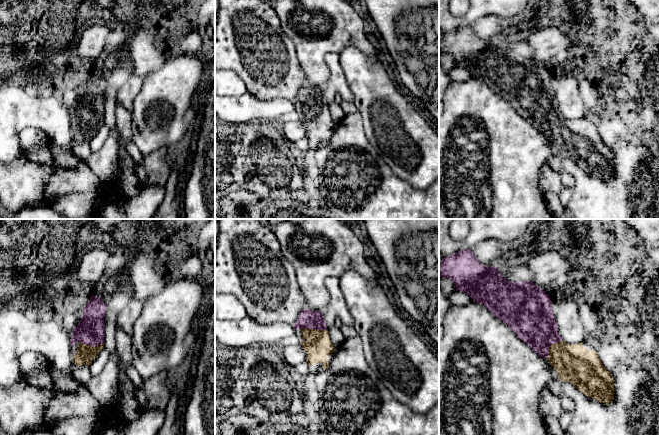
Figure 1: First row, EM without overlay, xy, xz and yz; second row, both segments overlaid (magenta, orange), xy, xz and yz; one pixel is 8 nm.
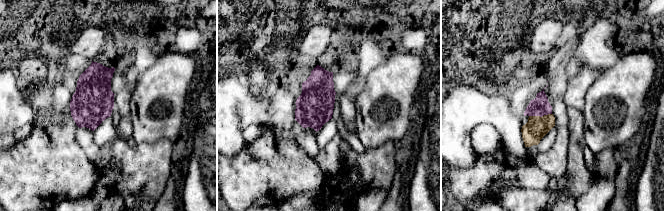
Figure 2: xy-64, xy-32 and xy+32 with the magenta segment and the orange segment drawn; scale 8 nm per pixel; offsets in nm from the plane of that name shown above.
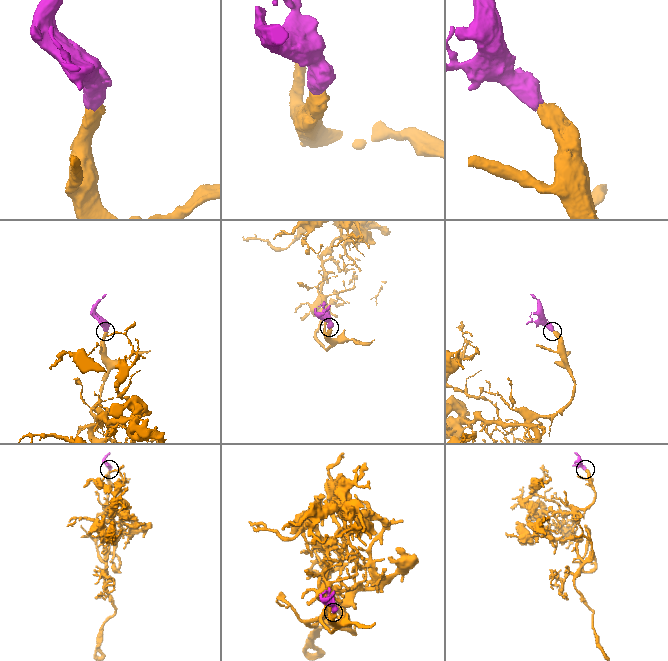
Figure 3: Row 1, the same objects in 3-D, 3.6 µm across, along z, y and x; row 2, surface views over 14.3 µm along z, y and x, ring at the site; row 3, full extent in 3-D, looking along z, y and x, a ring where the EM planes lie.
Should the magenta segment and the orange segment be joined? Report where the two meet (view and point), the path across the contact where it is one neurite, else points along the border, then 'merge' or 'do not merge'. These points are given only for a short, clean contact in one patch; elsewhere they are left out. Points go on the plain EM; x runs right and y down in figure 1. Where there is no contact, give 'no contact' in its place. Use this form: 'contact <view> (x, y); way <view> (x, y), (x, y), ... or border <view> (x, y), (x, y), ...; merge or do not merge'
contact xy (91, 121); way xy (90, 106), (91, 121), (85, 130); merge

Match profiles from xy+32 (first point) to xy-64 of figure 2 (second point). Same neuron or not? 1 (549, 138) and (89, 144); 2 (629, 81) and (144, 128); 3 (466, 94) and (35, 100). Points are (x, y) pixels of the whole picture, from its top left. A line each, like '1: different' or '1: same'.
1: different
2: same
3: different

